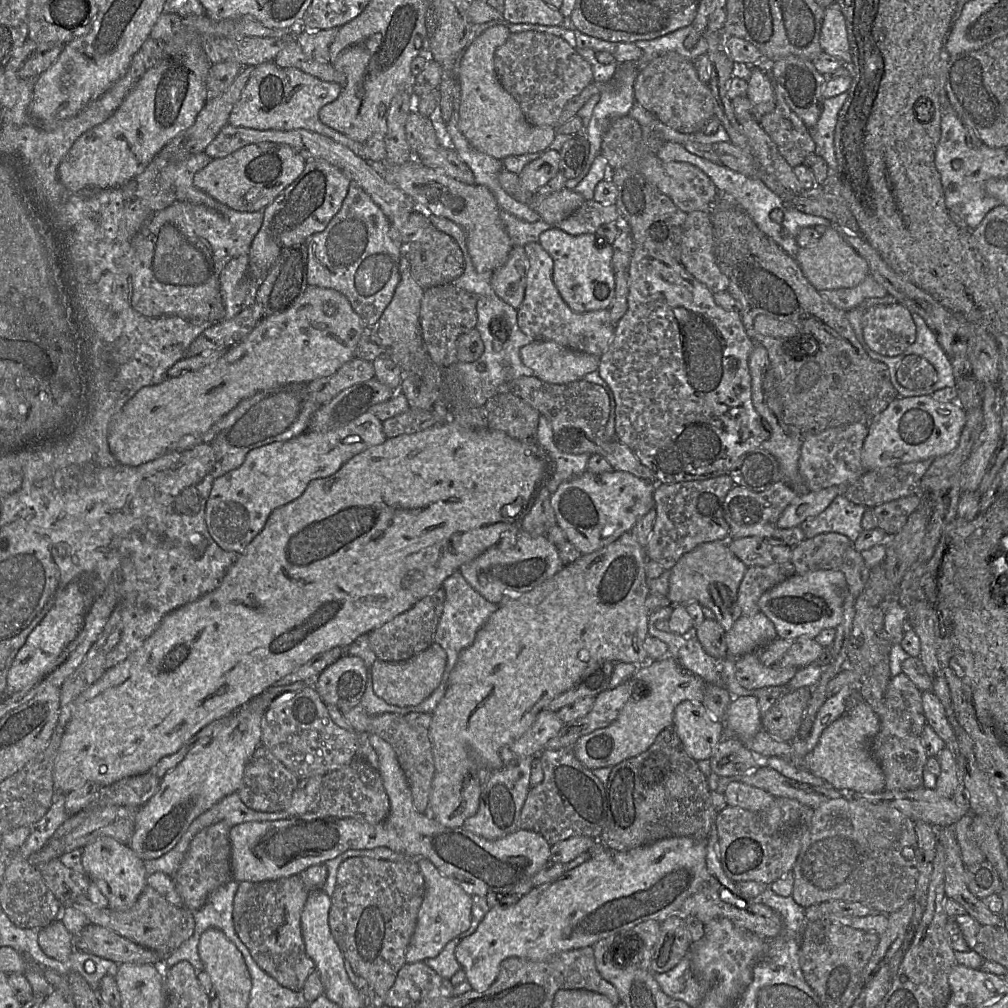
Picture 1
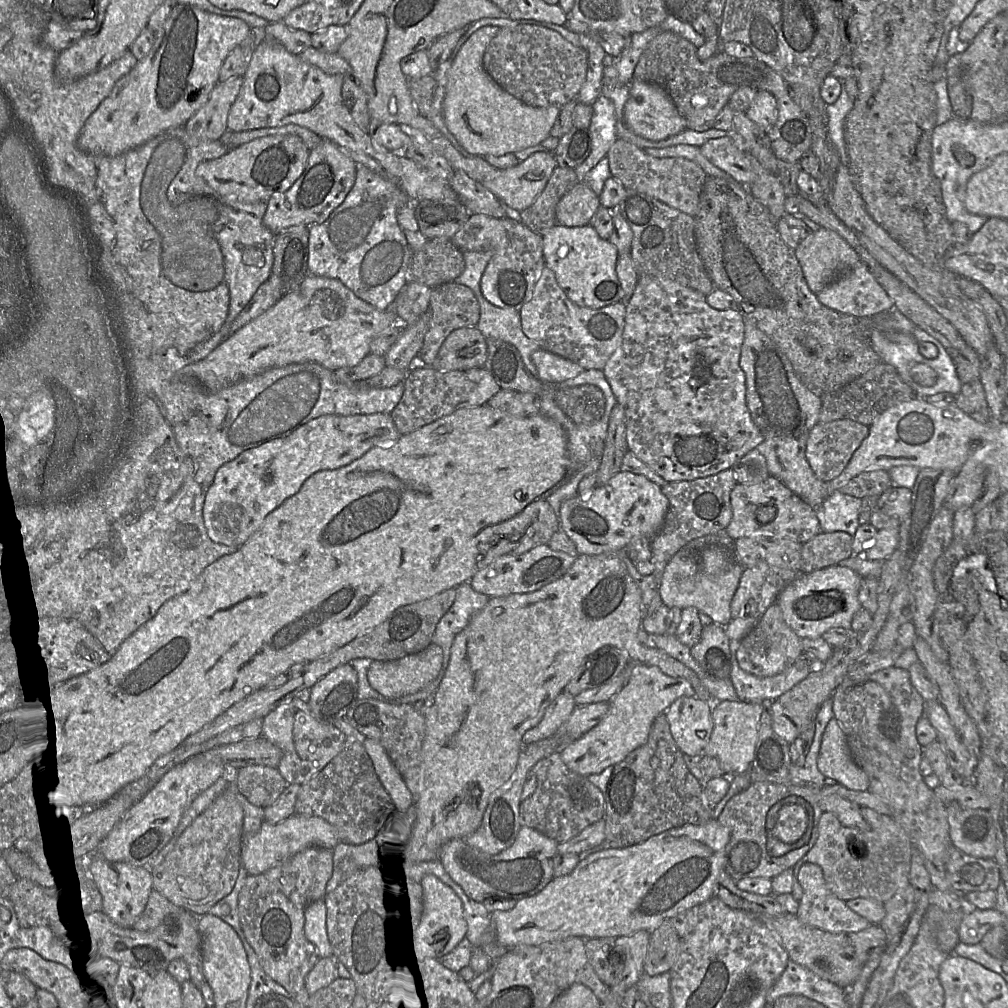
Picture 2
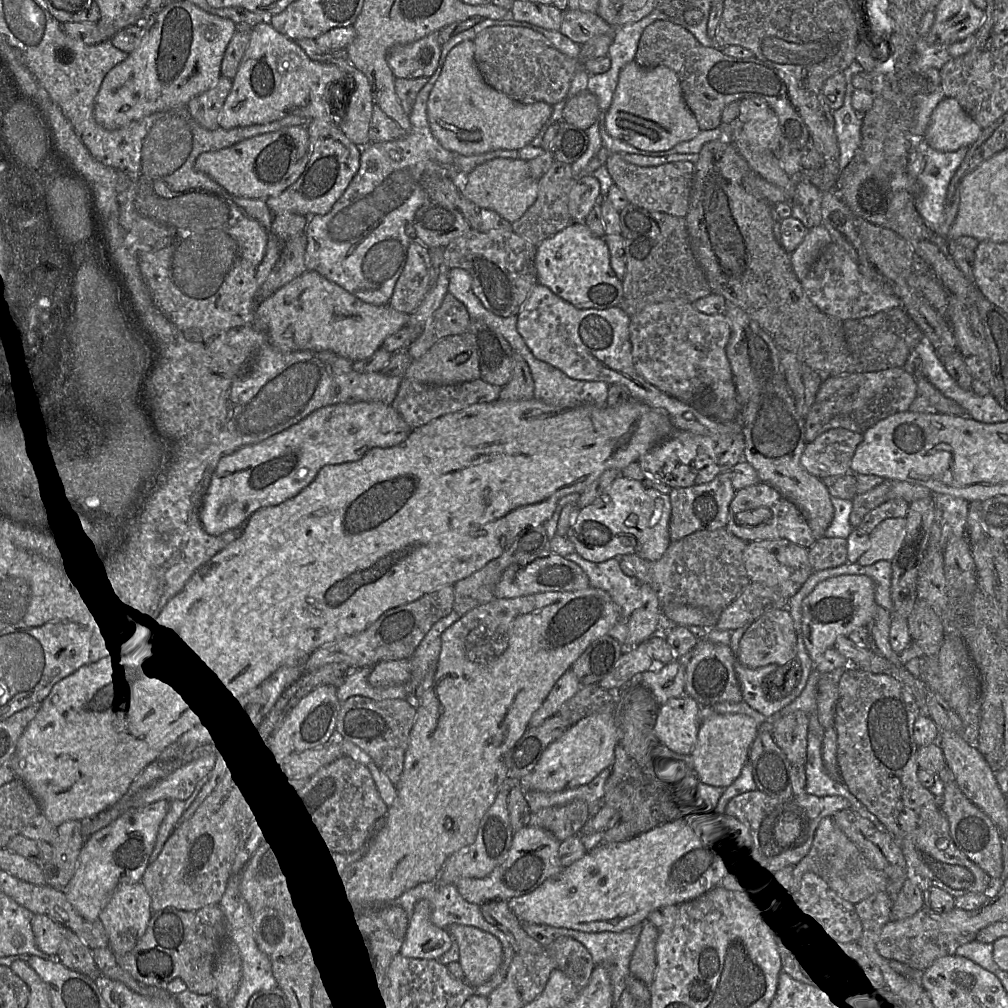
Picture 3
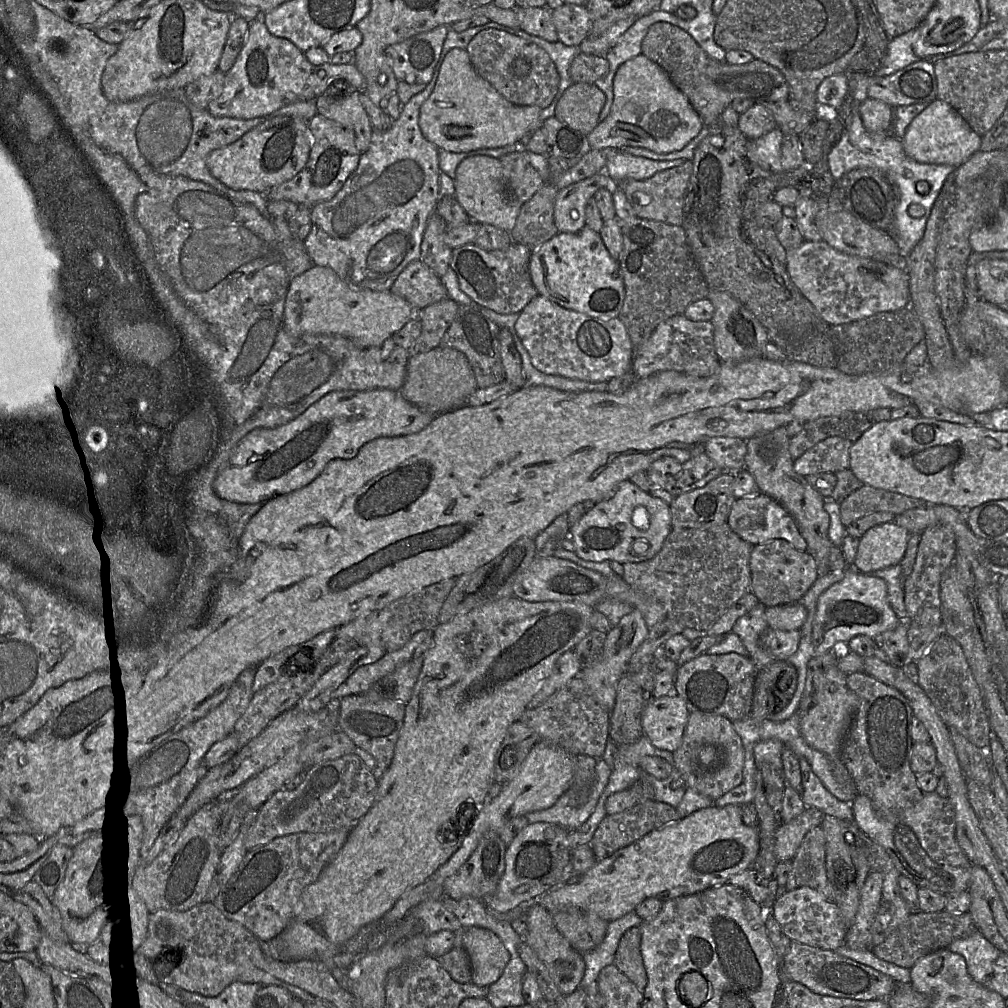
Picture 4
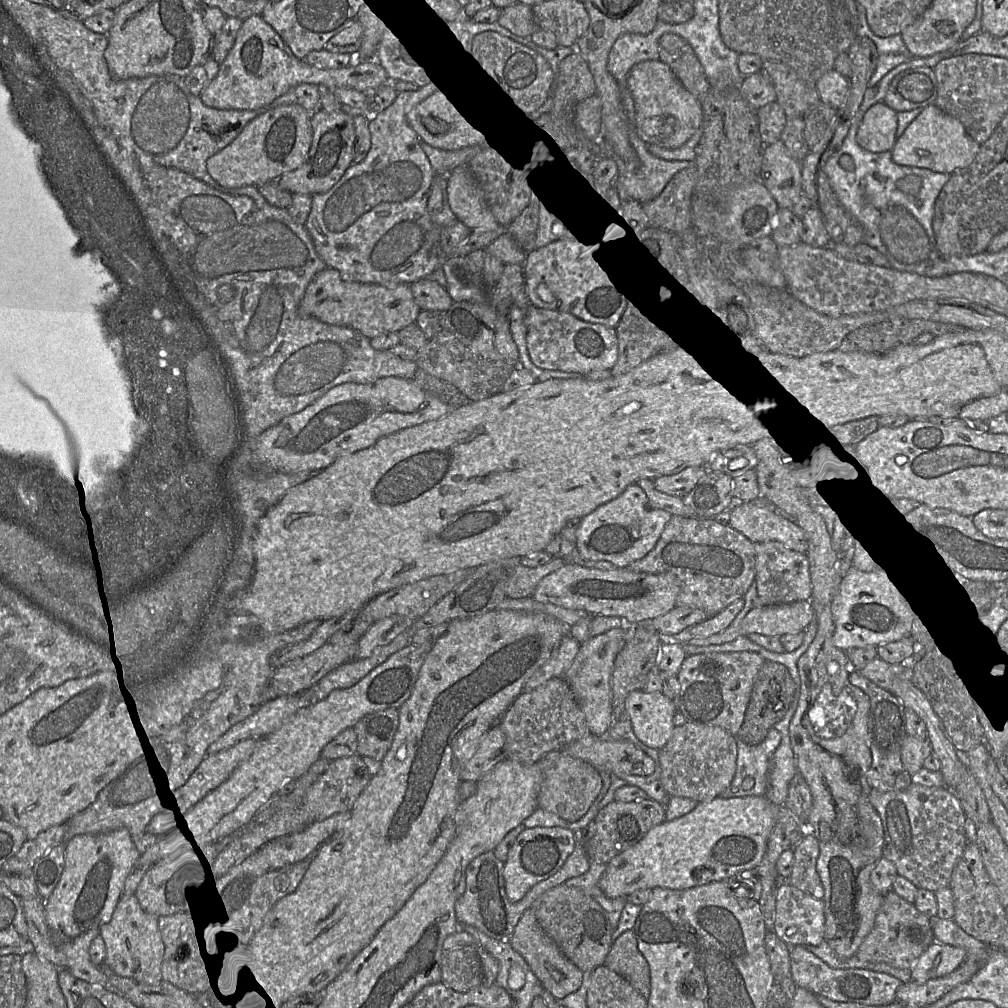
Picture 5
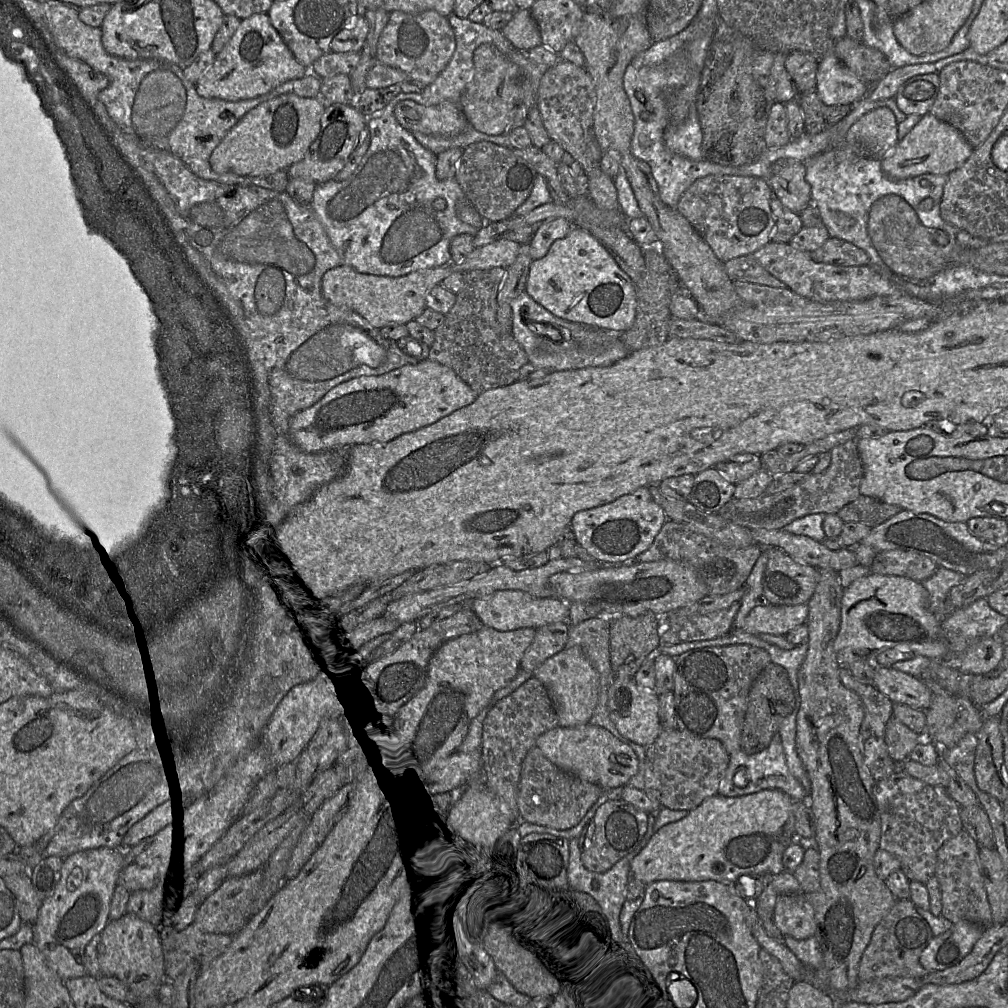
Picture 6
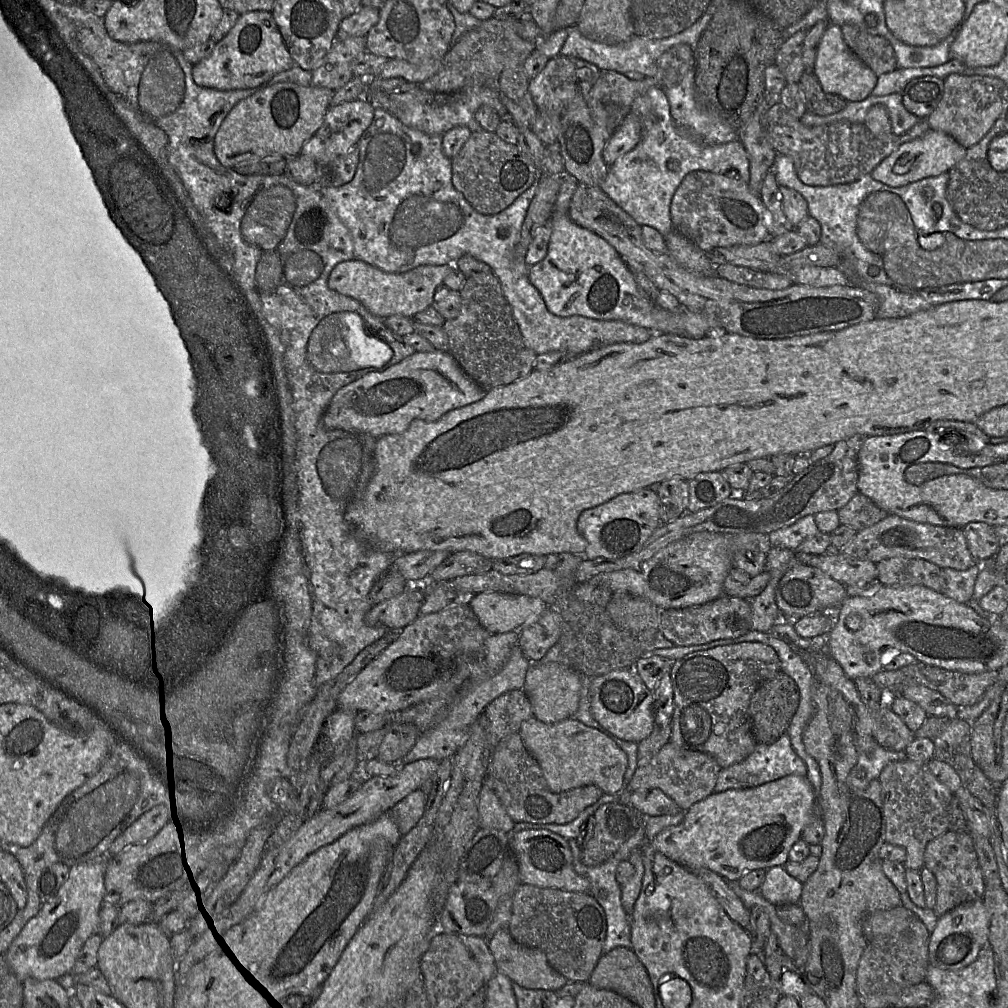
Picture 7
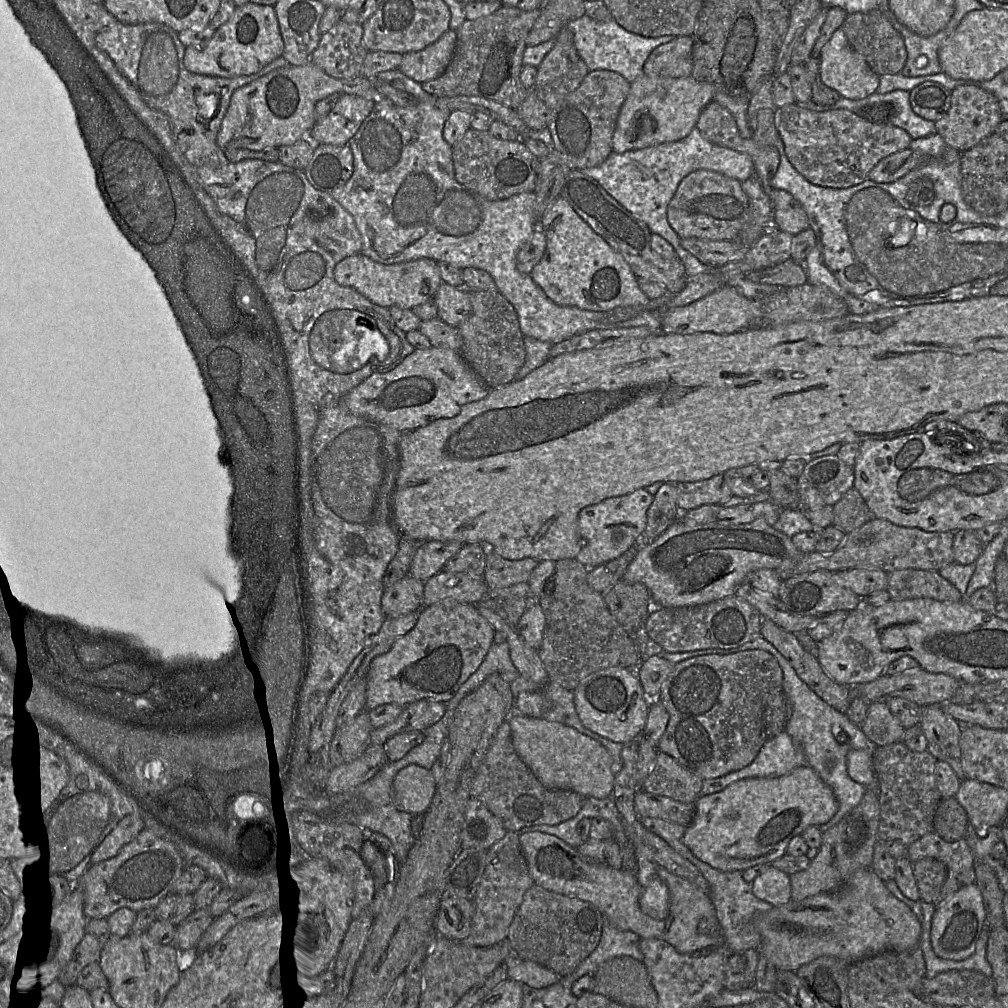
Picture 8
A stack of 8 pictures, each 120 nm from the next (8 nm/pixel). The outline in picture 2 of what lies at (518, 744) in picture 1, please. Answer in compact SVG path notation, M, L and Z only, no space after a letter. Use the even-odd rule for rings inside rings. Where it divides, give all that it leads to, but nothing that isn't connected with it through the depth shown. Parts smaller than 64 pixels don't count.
M565 691L558 694L546 708L540 722L524 733L523 745L538 742L557 733L576 707L574 697Z

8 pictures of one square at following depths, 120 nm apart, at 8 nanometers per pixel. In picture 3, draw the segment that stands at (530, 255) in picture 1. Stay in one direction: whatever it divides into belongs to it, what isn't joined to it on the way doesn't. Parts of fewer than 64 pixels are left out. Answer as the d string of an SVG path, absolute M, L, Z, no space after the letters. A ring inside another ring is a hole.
M537 283L531 290L525 304L517 314L517 331L525 341L532 354L561 370L568 377L587 381L604 381L607 384L621 384L627 387L633 399L641 401L651 407L662 409L670 417L676 430L687 430L705 436L720 436L721 434L735 434L742 430L741 423L734 421L718 421L703 414L695 404L679 401L656 386L647 382L636 371L632 354L629 324L631 317L619 306L607 309L580 309L552 292L547 286Z

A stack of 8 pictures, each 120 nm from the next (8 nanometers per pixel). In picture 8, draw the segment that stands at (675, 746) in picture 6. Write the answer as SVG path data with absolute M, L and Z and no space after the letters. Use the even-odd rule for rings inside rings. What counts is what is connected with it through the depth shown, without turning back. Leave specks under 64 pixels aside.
M659 752L655 765L643 781L641 789L678 802L695 803L702 789L703 781L670 755Z

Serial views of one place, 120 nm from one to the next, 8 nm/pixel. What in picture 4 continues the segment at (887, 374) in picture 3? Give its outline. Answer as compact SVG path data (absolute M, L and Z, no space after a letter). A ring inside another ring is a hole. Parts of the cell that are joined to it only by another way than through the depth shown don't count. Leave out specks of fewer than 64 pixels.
M889 408L867 412L849 412L840 416L822 417L803 424L802 429L789 440L789 453L795 461L818 442L838 436L855 442L874 424L890 420Z

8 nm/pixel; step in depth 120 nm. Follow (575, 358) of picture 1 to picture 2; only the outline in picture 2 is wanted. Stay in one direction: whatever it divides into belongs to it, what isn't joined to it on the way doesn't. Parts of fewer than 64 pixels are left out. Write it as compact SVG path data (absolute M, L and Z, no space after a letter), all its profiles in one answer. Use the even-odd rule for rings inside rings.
M542 348L532 353L531 359L541 382L563 382L584 371L577 363Z

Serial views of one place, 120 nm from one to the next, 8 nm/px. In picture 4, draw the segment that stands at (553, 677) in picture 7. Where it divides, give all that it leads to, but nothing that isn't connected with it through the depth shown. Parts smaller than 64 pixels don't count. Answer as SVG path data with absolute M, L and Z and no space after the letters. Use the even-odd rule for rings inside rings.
M633 608L606 633L603 651L598 659L579 672L579 676L588 686L595 700L610 713L615 704L617 683L627 670L627 664L631 656L646 638L648 630L649 628L641 612Z

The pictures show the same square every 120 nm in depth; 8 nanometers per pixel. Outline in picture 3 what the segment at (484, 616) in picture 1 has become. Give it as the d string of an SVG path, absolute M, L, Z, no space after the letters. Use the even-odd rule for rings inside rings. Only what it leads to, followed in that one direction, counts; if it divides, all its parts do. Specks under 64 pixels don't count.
M452 611L438 620L416 648L410 658L412 669L410 681L413 692L419 684L422 684L424 690L431 686L441 651L442 634L460 617L458 613Z

